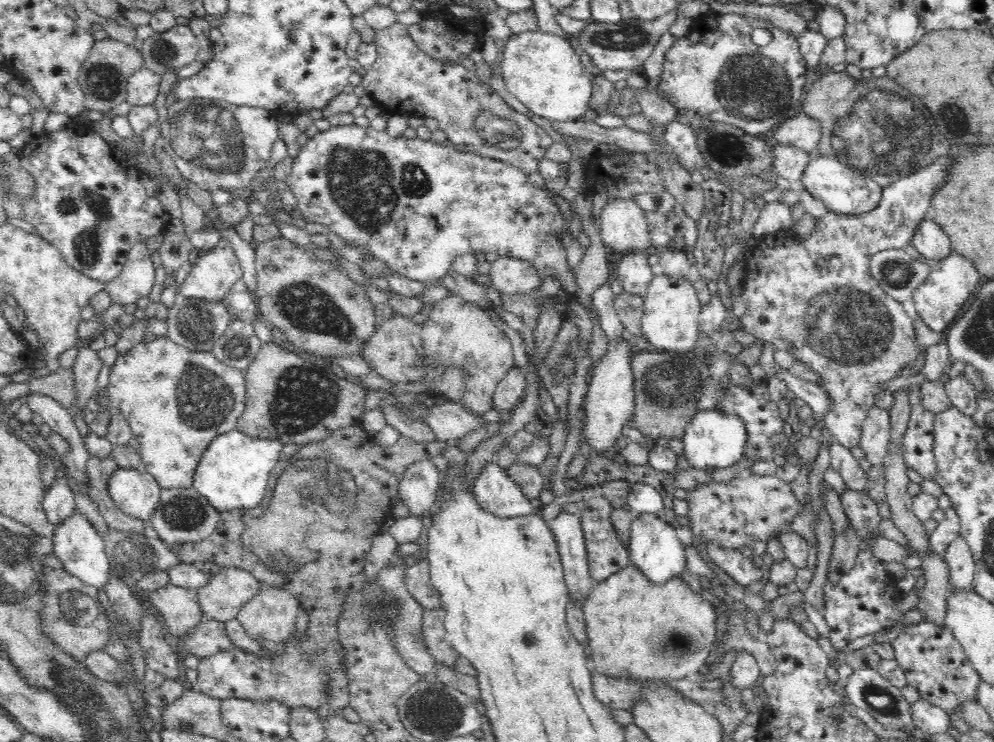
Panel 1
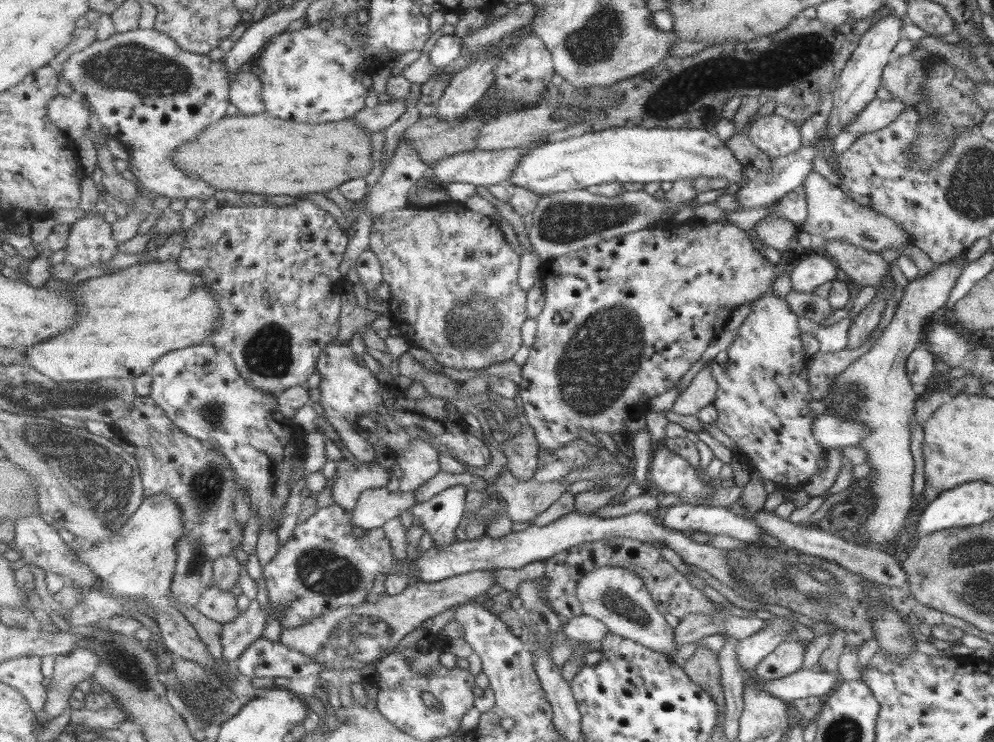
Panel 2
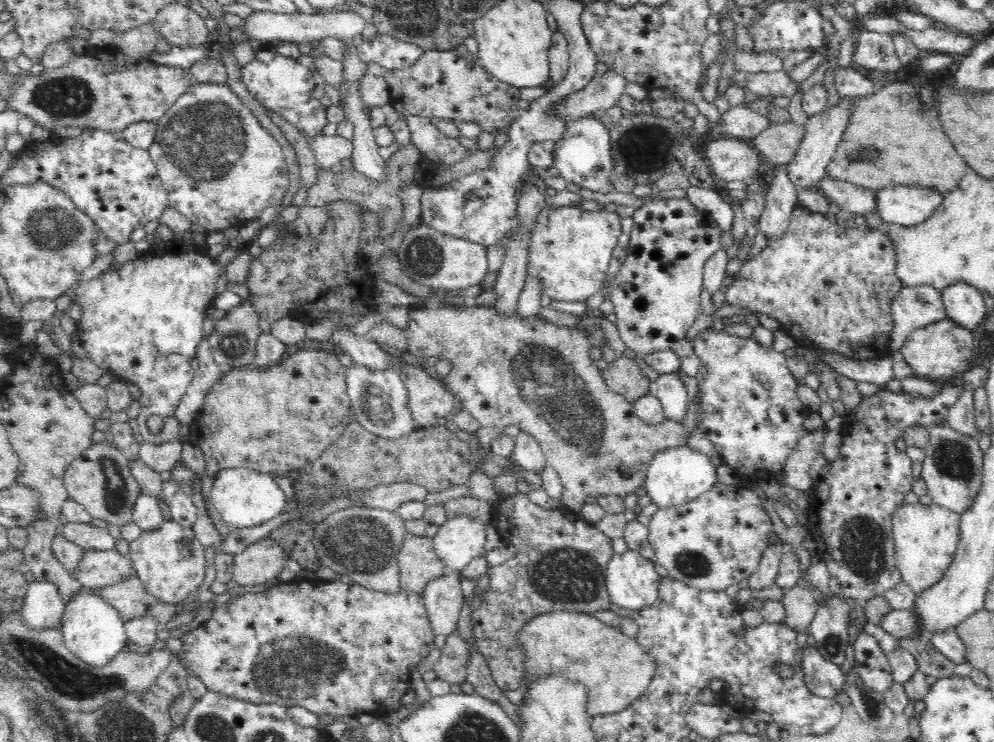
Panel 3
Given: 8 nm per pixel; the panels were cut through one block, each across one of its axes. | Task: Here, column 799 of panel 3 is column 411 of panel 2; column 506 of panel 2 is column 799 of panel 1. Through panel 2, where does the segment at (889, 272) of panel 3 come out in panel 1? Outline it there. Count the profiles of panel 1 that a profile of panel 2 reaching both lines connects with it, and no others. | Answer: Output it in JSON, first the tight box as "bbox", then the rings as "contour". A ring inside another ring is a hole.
{"bbox":[739,146,978,449],"contour":[[[951,146],[948,154],[942,156],[942,158],[936,159],[932,164],[926,166],[926,168],[920,169],[920,172],[912,173],[912,176],[906,176],[902,180],[896,180],[892,184],[883,187],[882,200],[880,200],[878,207],[874,208],[870,212],[864,212],[858,216],[839,215],[838,213],[827,211],[825,214],[817,218],[815,222],[814,231],[808,234],[804,240],[798,240],[792,233],[784,231],[783,229],[776,230],[774,232],[766,233],[760,238],[753,247],[744,249],[741,258],[745,262],[745,275],[741,282],[742,290],[739,290],[739,295],[744,302],[746,302],[746,310],[741,316],[740,327],[745,332],[752,334],[754,337],[766,341],[774,345],[775,349],[784,350],[790,355],[794,356],[794,361],[806,364],[820,379],[819,386],[824,389],[823,391],[828,395],[830,399],[830,408],[826,410],[824,414],[825,426],[830,430],[834,436],[834,440],[844,445],[847,449],[859,446],[859,440],[861,435],[861,425],[863,424],[868,412],[875,406],[877,395],[885,390],[885,387],[889,384],[889,381],[894,381],[897,377],[908,377],[912,375],[920,375],[923,372],[926,364],[927,348],[921,348],[921,341],[919,340],[919,332],[914,327],[915,320],[912,316],[908,315],[909,312],[906,306],[900,301],[892,298],[882,287],[879,282],[870,273],[870,266],[872,262],[872,256],[878,254],[878,252],[902,249],[906,248],[908,244],[912,243],[914,234],[918,231],[920,224],[926,219],[926,213],[929,207],[929,200],[931,199],[933,190],[941,185],[941,182],[947,175],[947,168],[949,164],[960,154],[966,151],[971,151],[978,146]]]}

